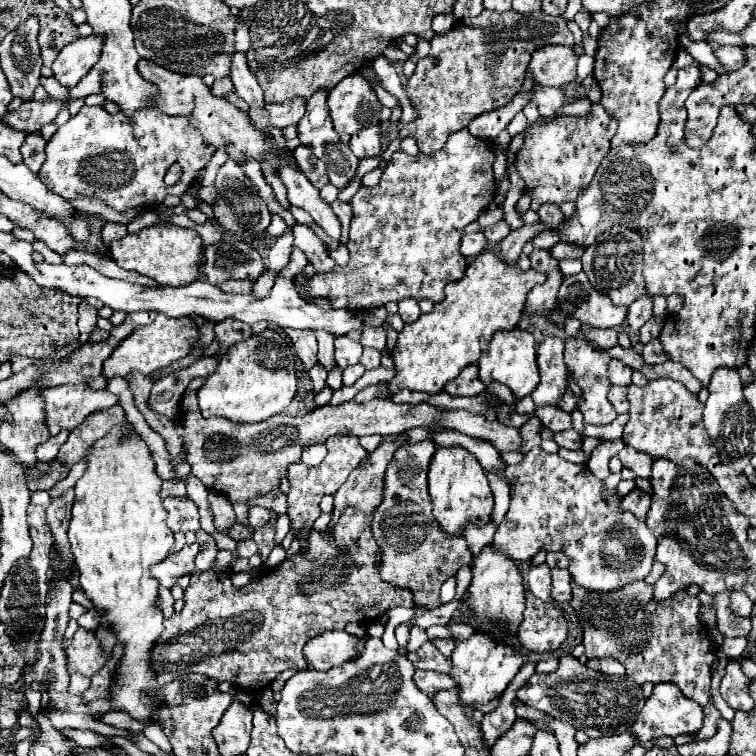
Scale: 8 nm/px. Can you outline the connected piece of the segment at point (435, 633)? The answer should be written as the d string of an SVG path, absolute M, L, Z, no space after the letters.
M432 625L432 627L426 629L426 633L428 633L428 639L430 639L430 641L434 641L434 639L452 639L452 641L456 641L456 639L452 637L448 625Z

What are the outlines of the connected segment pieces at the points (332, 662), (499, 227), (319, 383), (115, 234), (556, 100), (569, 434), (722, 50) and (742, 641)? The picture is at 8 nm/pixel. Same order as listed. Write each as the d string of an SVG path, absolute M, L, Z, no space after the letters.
M330 631L310 639L310 643L304 647L304 657L312 669L328 671L330 667L338 667L344 661L356 659L364 651L366 639L368 635L356 637L346 631Z
M498 221L496 225L492 225L492 227L484 229L486 239L488 239L488 241L494 241L494 243L502 241L508 233L510 233L510 227L508 227L508 223L506 223L506 221Z
M316 363L312 369L310 369L310 379L312 379L312 389L318 393L324 385L326 385L326 377L328 377L328 371L324 367L320 367L320 363Z
M106 223L106 225L102 227L102 239L104 239L106 245L108 245L110 241L114 241L114 239L122 239L124 235L126 235L124 225L118 225L118 223Z
M542 87L536 93L536 105L542 117L554 117L556 111L564 105L564 93L560 89L546 89Z
M574 429L556 433L554 441L558 443L558 447L564 447L564 449L582 449L582 437Z
M722 45L722 47L718 47L718 49L714 51L714 55L716 55L716 59L718 59L728 71L736 71L736 69L742 67L742 59L744 59L744 55L742 55L740 47Z
M736 637L734 641L724 641L722 643L722 651L728 655L728 659L740 657L744 647L746 647L746 637Z

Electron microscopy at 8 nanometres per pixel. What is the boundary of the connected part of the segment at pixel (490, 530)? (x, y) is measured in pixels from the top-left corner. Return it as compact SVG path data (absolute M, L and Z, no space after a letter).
M470 525L470 527L466 527L464 537L466 537L468 547L472 551L472 561L476 561L478 555L480 555L480 551L484 549L484 545L488 545L492 541L494 531L496 531L494 525L484 525L484 527L472 527Z

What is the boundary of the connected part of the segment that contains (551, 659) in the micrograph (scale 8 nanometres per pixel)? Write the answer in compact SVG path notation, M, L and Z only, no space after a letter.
M549 655L547 659L543 658L538 661L536 665L537 673L550 673L555 671L558 668L559 661L553 656Z

